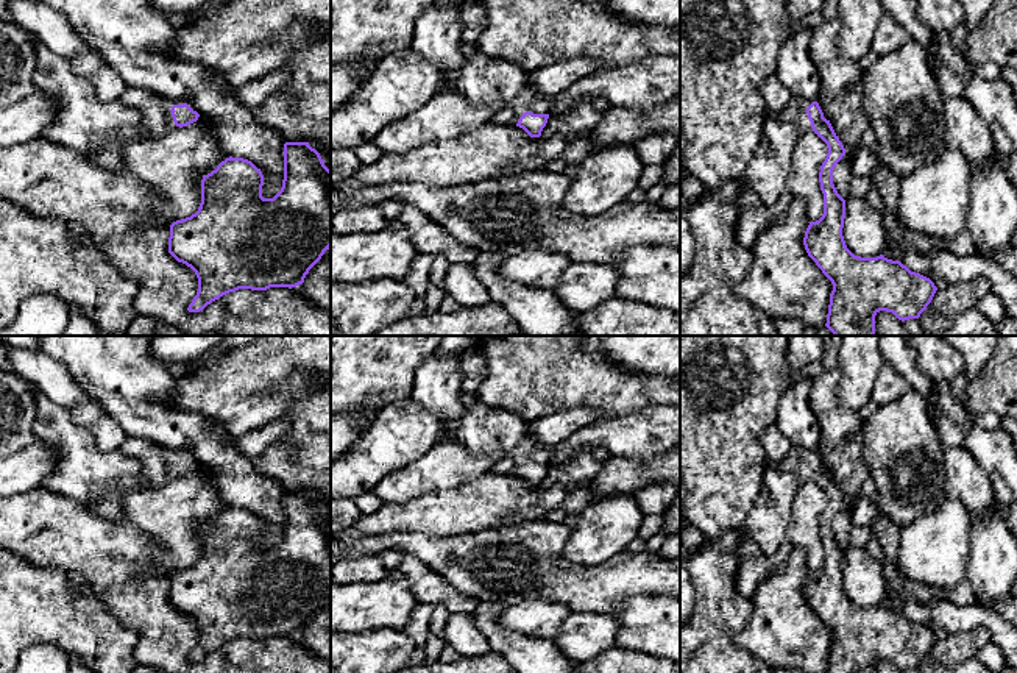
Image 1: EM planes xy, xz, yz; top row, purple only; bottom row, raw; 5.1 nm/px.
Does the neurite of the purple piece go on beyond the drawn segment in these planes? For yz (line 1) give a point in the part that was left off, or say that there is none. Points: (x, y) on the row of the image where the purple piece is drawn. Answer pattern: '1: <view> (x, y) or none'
1: yz (794, 113)

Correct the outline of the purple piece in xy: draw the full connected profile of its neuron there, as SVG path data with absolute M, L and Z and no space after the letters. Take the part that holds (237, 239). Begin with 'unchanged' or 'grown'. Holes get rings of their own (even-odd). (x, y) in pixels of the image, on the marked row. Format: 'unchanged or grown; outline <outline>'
unchanged; outline M285 142L282 155L282 187L273 198L262 197L260 169L229 156L203 176L198 211L170 225L168 253L198 278L189 312L239 289L296 287L331 248L331 170L309 142Z

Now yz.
grown; outline M791 97L781 112L766 109L764 119L794 123L800 133L814 131L828 147L827 158L819 172L824 214L819 220L810 222L803 237L808 256L833 284L825 326L835 336L877 336L875 315L880 311L892 312L902 322L919 319L937 290L934 283L920 273L911 272L900 261L888 259L883 255L877 258L855 256L845 245L842 236L845 200L833 184L833 169L845 155L845 148L830 120L824 117L819 103L802 97Z

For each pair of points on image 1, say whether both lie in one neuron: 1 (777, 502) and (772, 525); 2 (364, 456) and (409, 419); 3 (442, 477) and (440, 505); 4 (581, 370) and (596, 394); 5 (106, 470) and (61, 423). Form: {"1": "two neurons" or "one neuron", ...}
{"1": "one neuron", "2": "one neuron", "3": "two neurons", "4": "one neuron", "5": "one neuron"}

